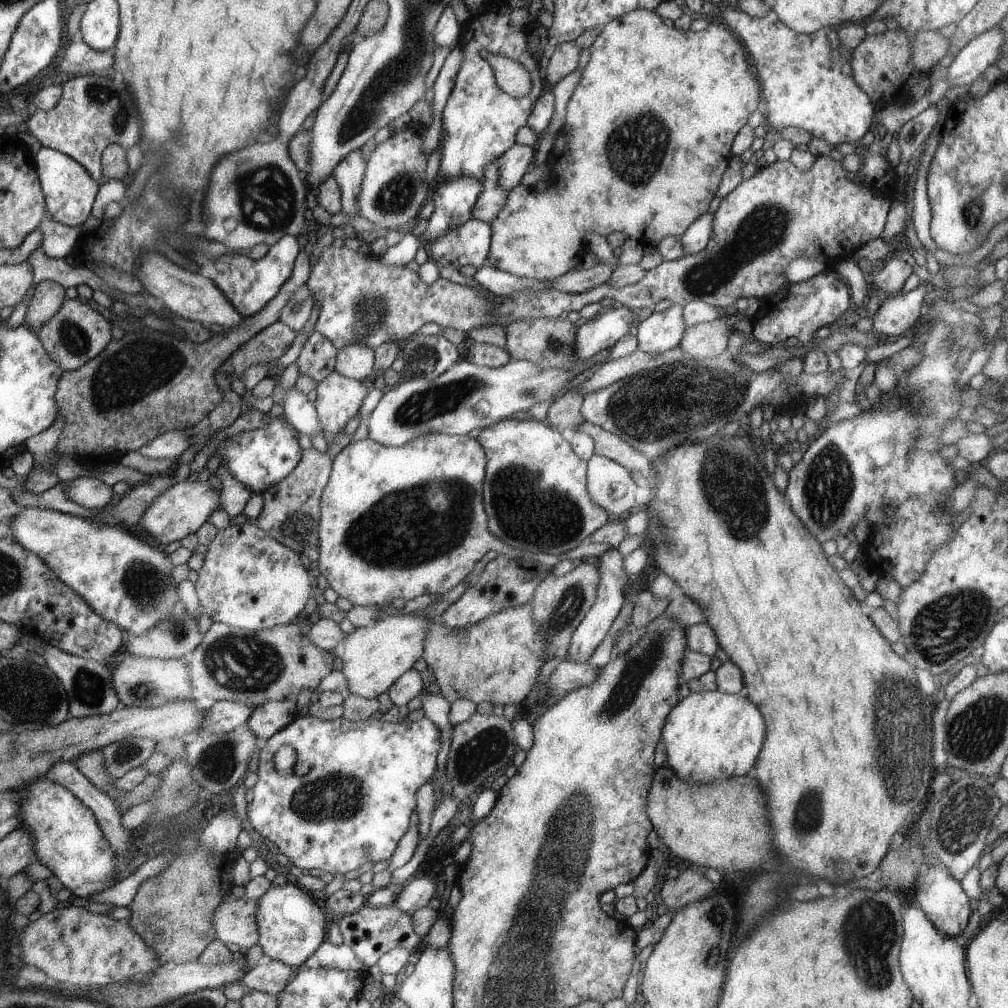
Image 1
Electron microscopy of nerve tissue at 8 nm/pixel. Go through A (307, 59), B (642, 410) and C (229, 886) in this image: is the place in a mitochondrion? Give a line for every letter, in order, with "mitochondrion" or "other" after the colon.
A: other
B: mitochondrion
C: other

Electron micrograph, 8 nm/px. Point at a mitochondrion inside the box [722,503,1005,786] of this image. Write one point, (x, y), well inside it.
(946, 627)

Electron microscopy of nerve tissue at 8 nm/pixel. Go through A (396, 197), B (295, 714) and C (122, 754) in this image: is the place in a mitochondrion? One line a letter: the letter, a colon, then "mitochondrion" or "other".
A: mitochondrion
B: other
C: mitochondrion

